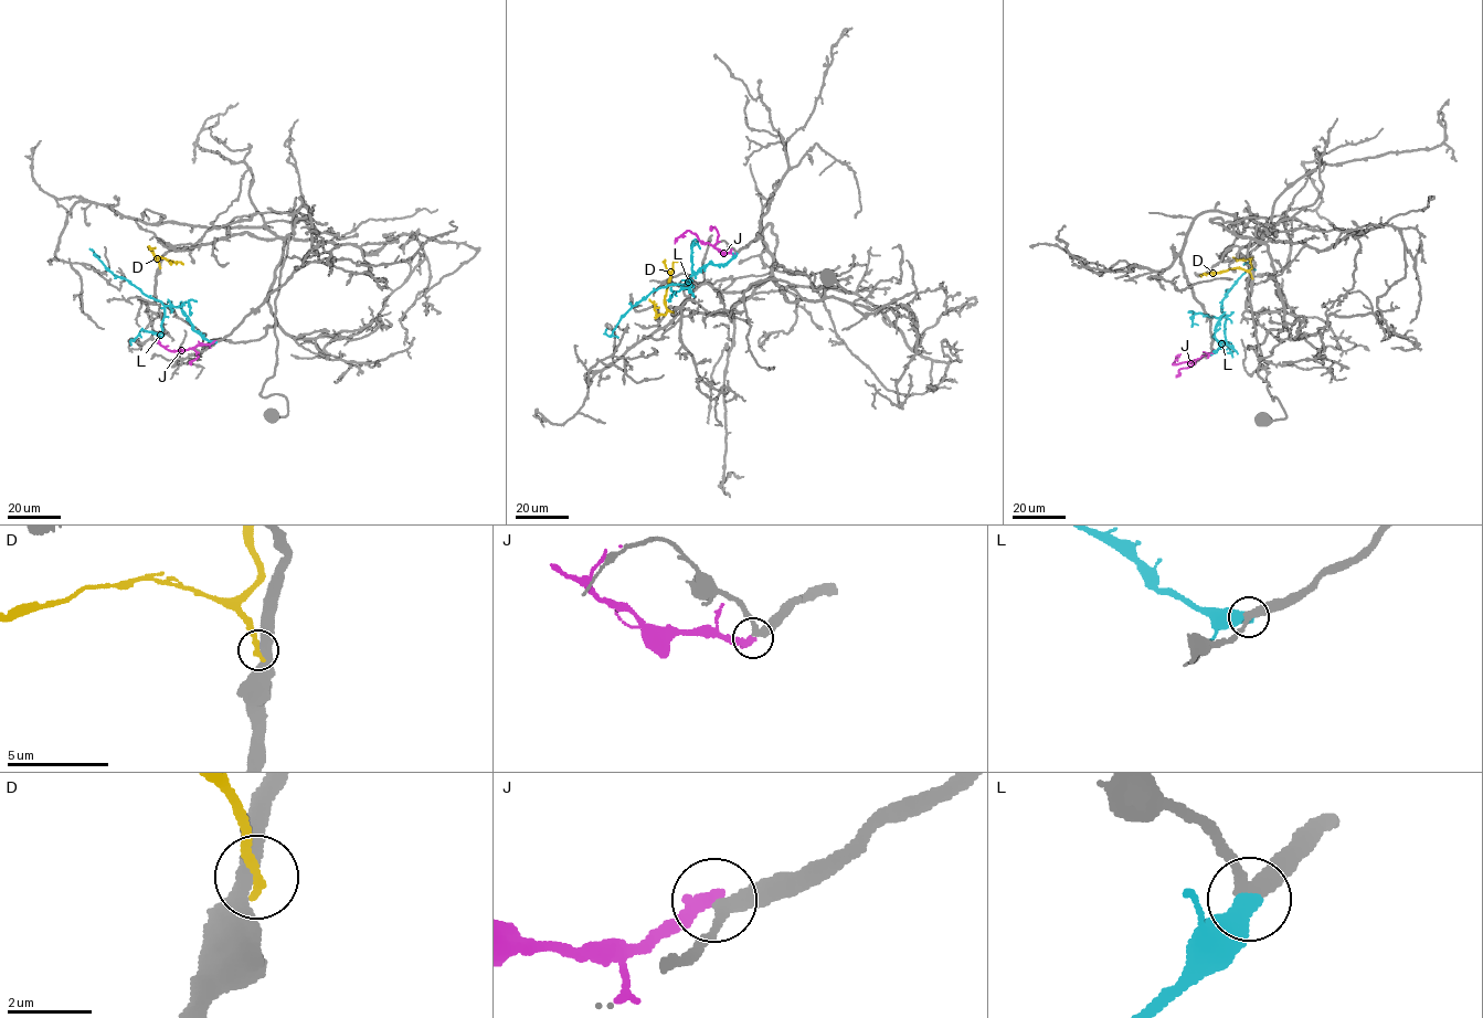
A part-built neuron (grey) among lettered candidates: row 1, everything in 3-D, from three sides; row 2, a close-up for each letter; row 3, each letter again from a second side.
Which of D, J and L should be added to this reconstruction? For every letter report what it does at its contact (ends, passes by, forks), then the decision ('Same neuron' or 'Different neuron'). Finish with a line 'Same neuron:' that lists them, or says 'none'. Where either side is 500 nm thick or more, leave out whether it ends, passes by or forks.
D: It ends there. Different neuron
J: It ends there. Different neuron
L: Same neuron
Same neuron: L

